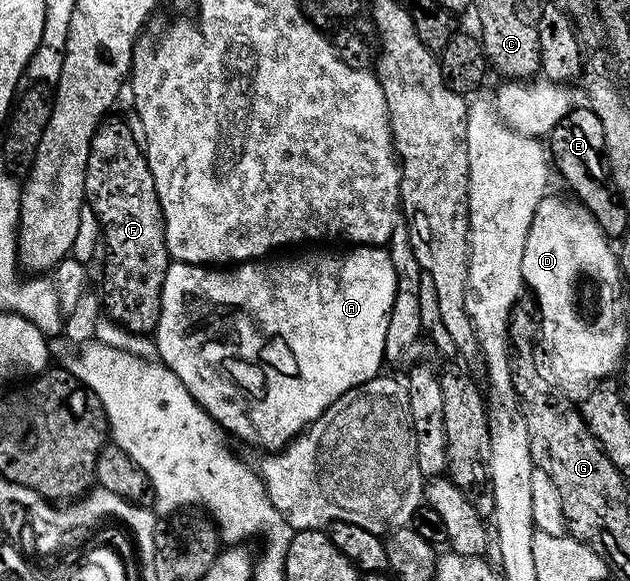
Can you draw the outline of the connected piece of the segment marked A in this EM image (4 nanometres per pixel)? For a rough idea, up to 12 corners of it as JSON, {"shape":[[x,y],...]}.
{"shape":[[381,246],[167,267],[158,361],[274,451],[382,371]]}

